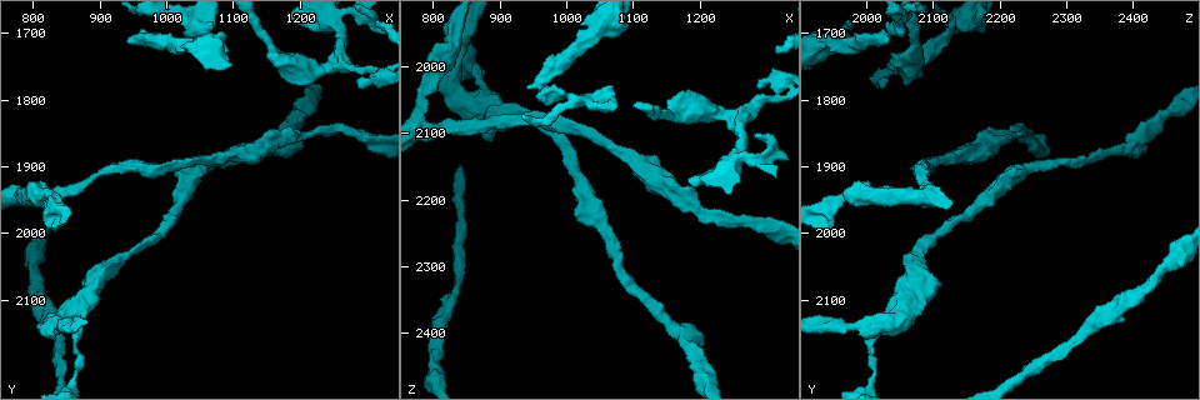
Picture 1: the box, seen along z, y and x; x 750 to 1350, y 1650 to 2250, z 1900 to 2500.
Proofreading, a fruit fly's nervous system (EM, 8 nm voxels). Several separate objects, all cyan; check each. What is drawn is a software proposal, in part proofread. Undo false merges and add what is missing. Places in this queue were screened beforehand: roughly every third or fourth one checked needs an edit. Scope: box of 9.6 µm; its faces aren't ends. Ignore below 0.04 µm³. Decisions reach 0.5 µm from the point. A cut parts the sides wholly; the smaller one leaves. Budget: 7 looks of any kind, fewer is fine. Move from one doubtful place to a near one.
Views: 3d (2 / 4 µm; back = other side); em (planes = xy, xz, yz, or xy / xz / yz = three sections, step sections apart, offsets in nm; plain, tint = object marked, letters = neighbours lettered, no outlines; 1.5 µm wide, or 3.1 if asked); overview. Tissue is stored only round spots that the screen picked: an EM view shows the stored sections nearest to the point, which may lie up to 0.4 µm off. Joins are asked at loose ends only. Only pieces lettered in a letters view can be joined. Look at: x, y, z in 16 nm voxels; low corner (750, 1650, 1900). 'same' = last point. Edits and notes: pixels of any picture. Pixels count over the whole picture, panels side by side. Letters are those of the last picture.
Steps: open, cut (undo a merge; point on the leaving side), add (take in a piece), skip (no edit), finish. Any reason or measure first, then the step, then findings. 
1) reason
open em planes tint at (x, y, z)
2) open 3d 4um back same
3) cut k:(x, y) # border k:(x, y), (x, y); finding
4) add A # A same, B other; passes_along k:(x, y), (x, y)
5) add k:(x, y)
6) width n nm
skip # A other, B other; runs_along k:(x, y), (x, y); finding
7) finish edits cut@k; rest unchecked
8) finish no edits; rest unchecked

abrupt turn
open 3d 2um at (1315, 1755, 2045)

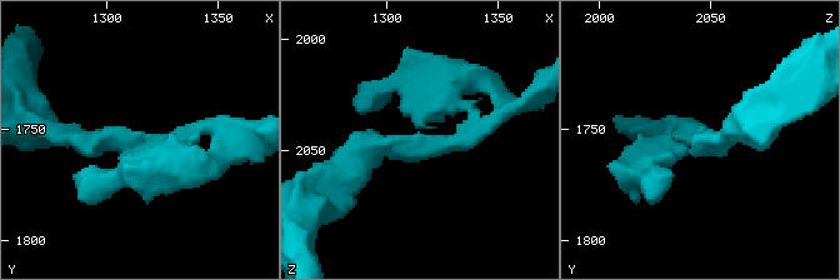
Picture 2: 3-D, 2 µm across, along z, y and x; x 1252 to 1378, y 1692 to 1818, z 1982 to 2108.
need the tissue
open em xy step 4 tint at (1315, 1756, 2046)

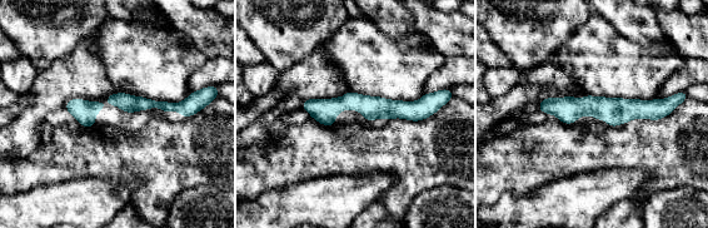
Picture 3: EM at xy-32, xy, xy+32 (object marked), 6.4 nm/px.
another direction
open em planes letters same

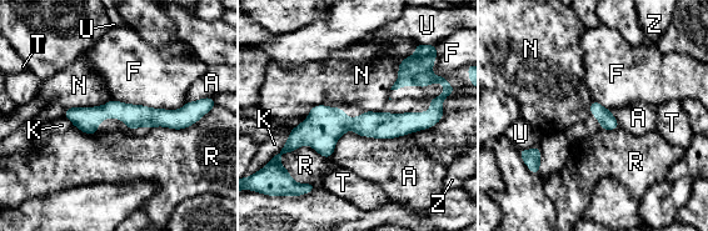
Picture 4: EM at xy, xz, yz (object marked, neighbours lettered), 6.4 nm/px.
width 160 nm; longest_contact F 480 nm
skip # A other, F other, K other, N other, R other, T other, U other, Z other; all the same cell

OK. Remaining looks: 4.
thick turns thin
open 3d 4um at (1055, 1710, 1935)

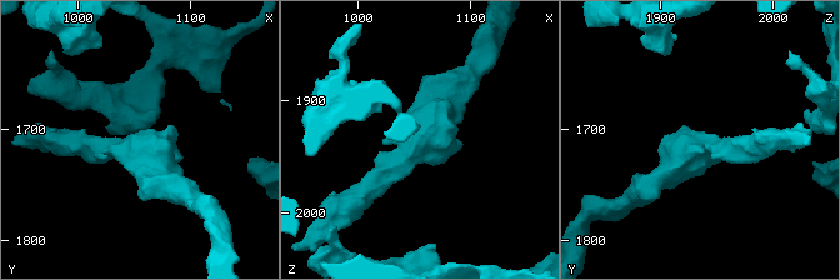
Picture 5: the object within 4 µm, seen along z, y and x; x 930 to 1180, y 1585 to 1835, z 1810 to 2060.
shape alone is not enough
open em xz step 4 tint at (1050, 1716, 1942)

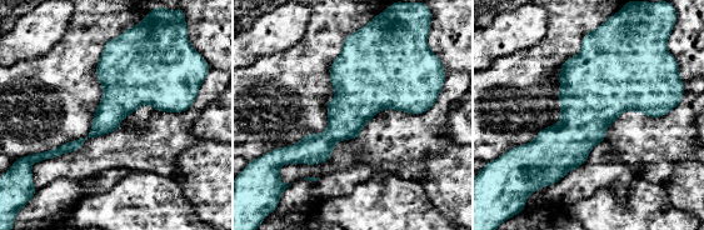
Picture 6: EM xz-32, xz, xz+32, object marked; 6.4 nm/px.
another direction
open em planes letters same

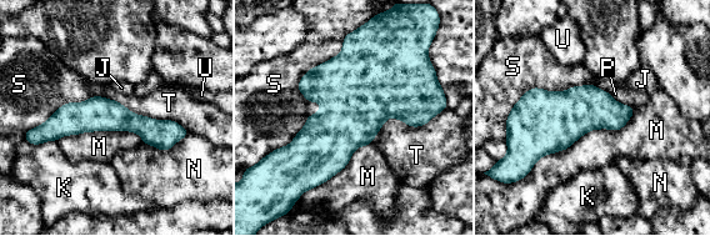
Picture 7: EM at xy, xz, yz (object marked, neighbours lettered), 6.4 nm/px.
skip # J other, K other, M other, N other, P other, S other, T other, U other; border 7:(633, 106), (526, 176); all the same cell

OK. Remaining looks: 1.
finish no edits; rest unchecked

